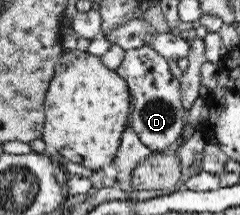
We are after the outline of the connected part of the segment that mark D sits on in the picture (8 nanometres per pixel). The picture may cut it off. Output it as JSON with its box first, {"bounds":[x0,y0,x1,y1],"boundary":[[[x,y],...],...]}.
{"bounds":[115,45,188,152],"boundary":[[[150,45],[125,51],[123,62],[115,71],[126,80],[129,92],[134,95],[134,111],[129,114],[133,130],[142,144],[152,152],[169,152],[186,125],[188,110],[181,98],[181,80],[168,68],[168,61]]]}

